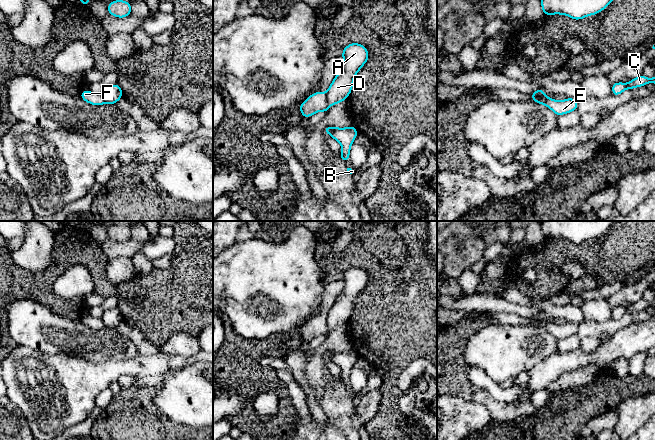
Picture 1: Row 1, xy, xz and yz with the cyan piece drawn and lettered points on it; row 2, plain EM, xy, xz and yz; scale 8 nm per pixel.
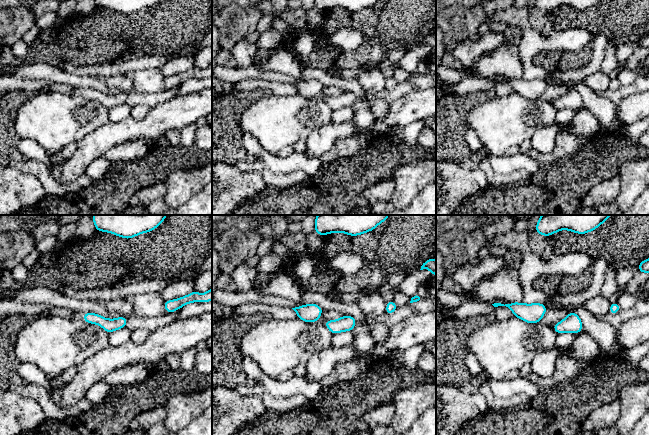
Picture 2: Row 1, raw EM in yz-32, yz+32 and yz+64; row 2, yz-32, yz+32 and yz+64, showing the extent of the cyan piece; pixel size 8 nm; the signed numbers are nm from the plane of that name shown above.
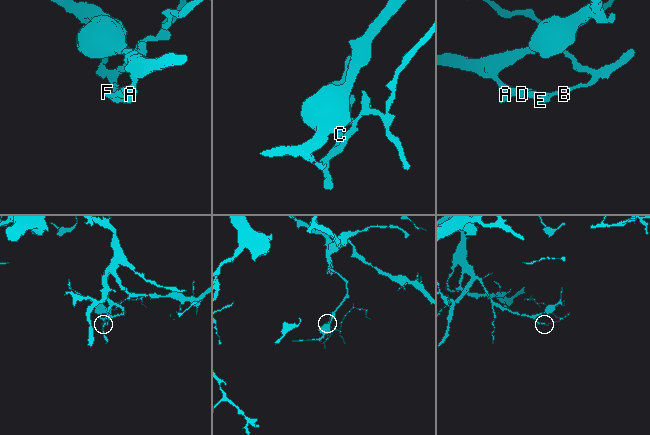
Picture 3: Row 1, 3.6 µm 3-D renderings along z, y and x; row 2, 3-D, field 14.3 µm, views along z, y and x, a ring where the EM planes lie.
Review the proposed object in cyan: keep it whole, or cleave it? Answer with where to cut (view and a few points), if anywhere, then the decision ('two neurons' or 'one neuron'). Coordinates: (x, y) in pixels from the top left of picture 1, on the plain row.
yz (545, 320), (532, 324) | two neurons

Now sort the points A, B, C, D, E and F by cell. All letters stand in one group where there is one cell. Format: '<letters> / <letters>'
A D / B C E F

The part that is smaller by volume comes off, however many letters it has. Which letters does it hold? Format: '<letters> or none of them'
B, C, E, F

